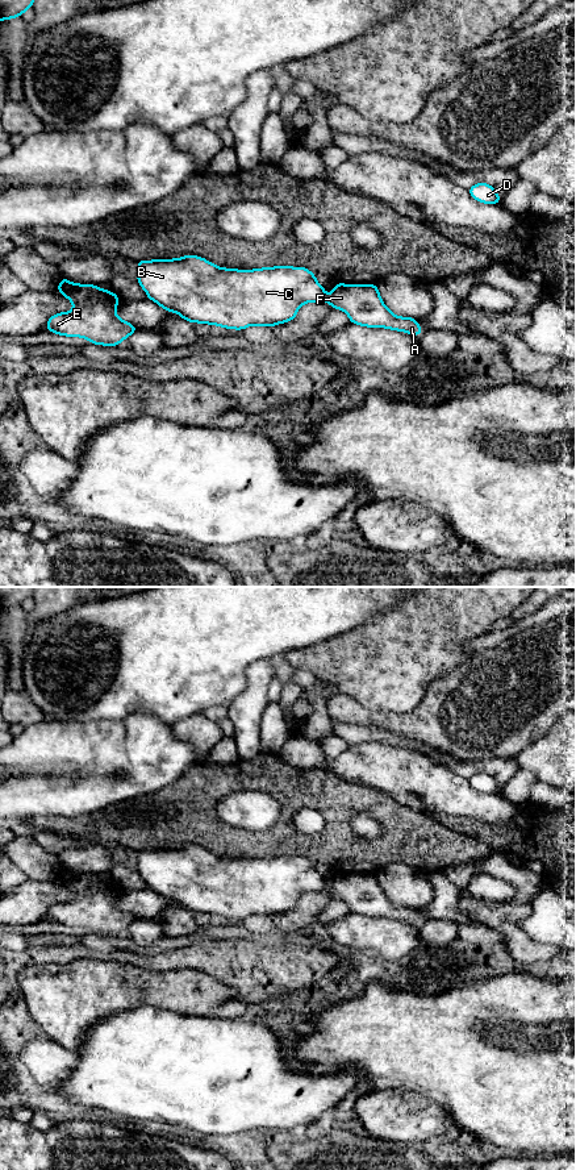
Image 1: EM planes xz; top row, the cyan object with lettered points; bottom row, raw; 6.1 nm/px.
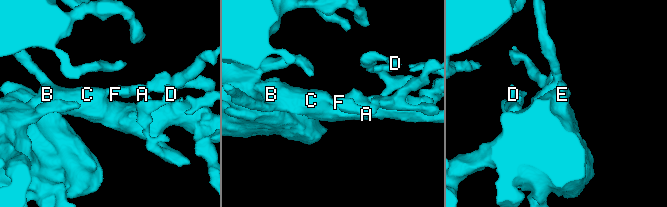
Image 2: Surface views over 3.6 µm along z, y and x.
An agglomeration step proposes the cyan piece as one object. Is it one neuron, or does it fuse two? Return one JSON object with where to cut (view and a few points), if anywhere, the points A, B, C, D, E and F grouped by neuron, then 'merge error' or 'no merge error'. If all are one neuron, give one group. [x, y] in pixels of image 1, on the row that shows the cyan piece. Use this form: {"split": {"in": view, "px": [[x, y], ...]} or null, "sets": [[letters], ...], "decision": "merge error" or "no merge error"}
{"split": null, "sets": [["A", "B", "C", "D", "E", "F"]], "decision": "no merge error"}

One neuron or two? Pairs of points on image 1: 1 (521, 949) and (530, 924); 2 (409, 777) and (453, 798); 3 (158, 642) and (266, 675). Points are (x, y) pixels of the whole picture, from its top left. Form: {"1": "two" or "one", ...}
{"1": "two", "2": "one", "3": "two"}

